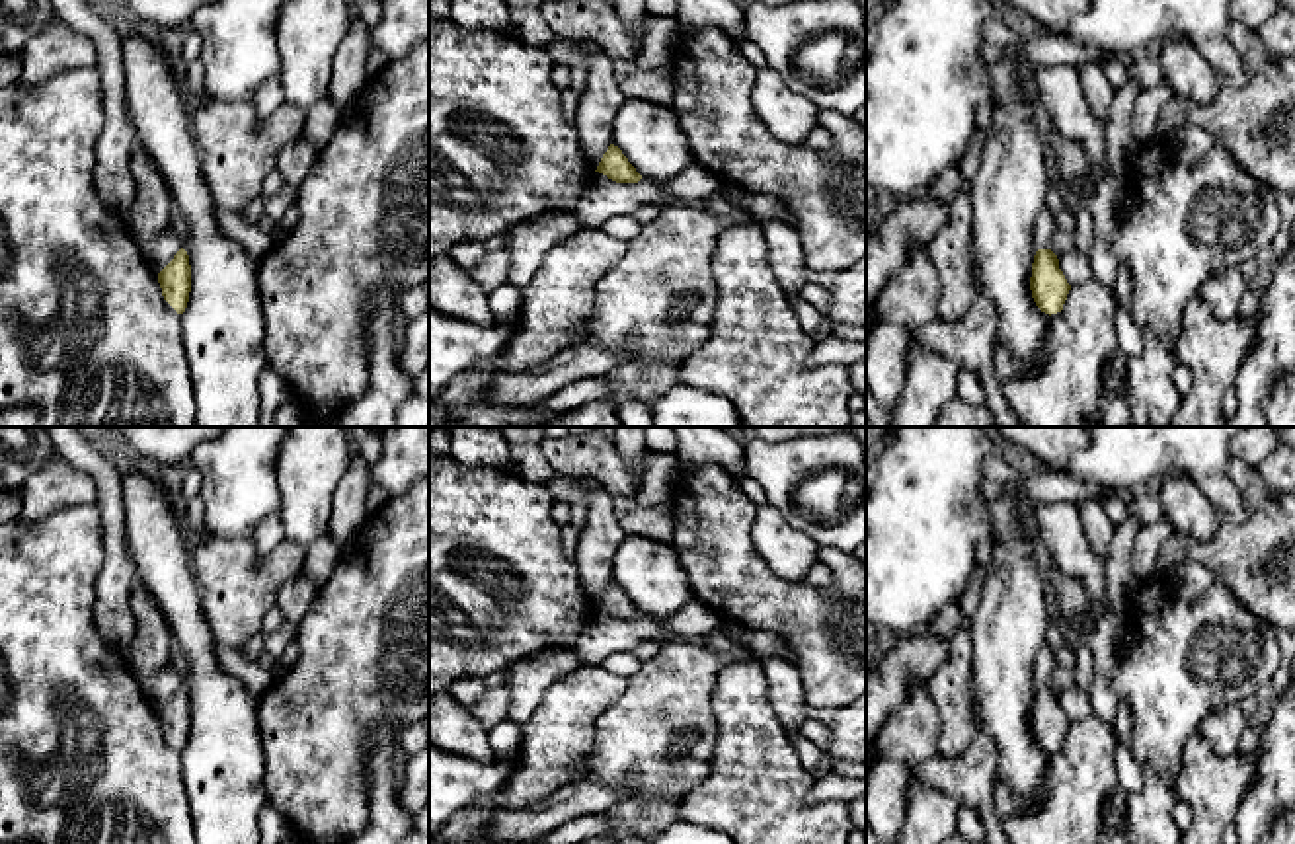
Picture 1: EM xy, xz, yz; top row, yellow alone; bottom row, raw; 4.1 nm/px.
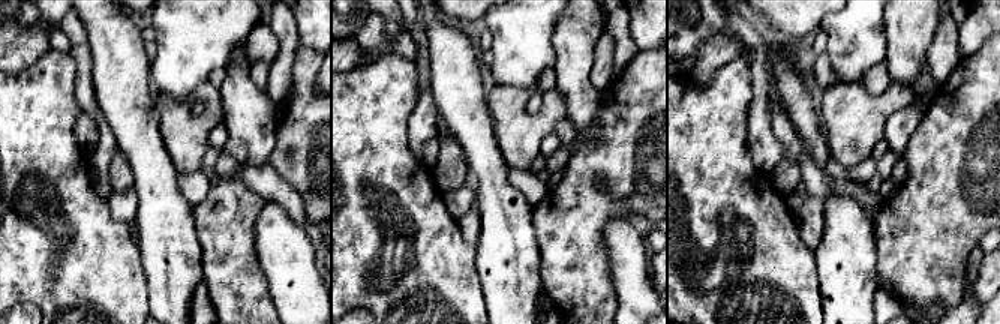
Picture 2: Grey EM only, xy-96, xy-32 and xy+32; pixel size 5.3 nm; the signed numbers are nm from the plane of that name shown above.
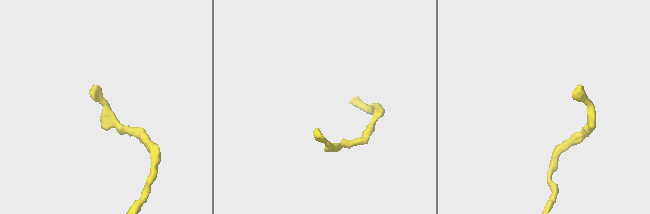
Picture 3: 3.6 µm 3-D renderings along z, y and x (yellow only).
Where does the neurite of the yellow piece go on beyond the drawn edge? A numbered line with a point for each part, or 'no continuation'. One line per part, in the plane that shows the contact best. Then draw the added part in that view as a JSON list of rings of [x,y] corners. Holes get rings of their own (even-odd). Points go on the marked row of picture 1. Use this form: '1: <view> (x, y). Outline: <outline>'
no continuation

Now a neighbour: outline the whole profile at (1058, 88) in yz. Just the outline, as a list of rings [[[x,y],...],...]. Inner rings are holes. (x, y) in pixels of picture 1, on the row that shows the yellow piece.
[[[1026,64],[1026,74],[1034,99],[1051,119],[1055,131],[1080,142],[1090,156],[1090,175],[1075,193],[1077,211],[1073,212],[1077,222],[1075,251],[1088,261],[1094,248],[1094,218],[1084,205],[1084,197],[1092,191],[1098,177],[1108,172],[1104,123],[1092,113],[1077,68],[1065,64]]]

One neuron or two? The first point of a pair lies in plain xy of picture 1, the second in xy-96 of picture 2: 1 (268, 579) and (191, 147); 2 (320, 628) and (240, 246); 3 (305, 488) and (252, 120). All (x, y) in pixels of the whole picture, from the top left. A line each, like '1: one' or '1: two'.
1: one
2: one
3: one

